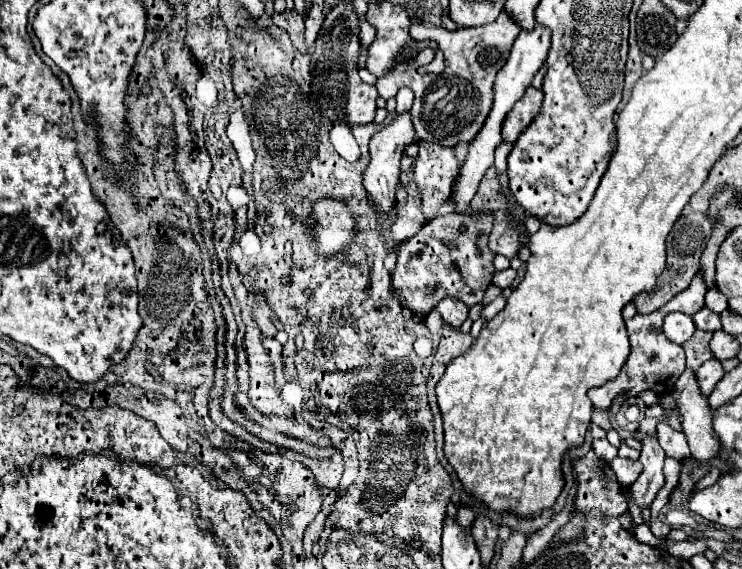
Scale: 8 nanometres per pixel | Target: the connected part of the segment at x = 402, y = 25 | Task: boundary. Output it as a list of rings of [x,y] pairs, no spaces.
[[[370,2],[368,4],[368,12],[366,12],[366,20],[376,28],[376,40],[370,44],[368,50],[368,60],[366,60],[366,70],[370,74],[374,74],[376,78],[384,78],[388,76],[396,66],[400,64],[408,64],[410,60],[404,60],[404,52],[414,50],[420,52],[428,46],[428,42],[416,42],[410,36],[410,18],[406,14],[404,8],[390,4],[390,2]]]

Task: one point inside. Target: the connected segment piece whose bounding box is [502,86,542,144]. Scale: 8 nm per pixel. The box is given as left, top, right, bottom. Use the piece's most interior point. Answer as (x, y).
(525, 110)

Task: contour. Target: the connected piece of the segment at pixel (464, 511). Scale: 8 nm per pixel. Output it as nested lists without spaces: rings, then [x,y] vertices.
[[[460,506],[458,508],[458,516],[456,516],[456,522],[464,528],[464,530],[470,530],[470,526],[472,526],[472,522],[474,522],[474,512],[472,510],[468,510],[468,508],[464,508],[464,506]]]

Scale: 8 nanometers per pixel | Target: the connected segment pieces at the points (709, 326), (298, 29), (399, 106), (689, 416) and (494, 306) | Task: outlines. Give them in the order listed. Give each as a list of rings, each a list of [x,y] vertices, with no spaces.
[[[702,308],[700,312],[696,312],[692,316],[692,320],[694,320],[694,324],[696,324],[698,330],[704,330],[704,332],[718,332],[718,330],[722,330],[720,316],[714,314],[714,312],[710,312],[708,308]]]
[[[290,10],[290,12],[282,12],[282,14],[276,14],[272,16],[272,22],[280,28],[284,28],[288,34],[290,34],[290,40],[294,42],[296,50],[298,52],[306,52],[306,44],[304,44],[304,18],[298,16],[296,10]]]
[[[403,87],[398,91],[395,96],[396,112],[398,114],[410,111],[413,105],[414,93],[408,87]]]
[[[684,370],[684,374],[678,378],[672,398],[676,400],[678,412],[682,416],[682,430],[688,438],[690,454],[696,460],[714,458],[720,446],[712,430],[712,414],[708,410],[708,400],[700,394],[692,370]]]
[[[498,296],[494,302],[490,302],[488,306],[484,306],[484,310],[482,310],[482,314],[480,314],[480,318],[484,318],[486,322],[488,320],[492,320],[502,308],[504,308],[504,304],[506,304],[506,298],[502,298],[502,296]]]

